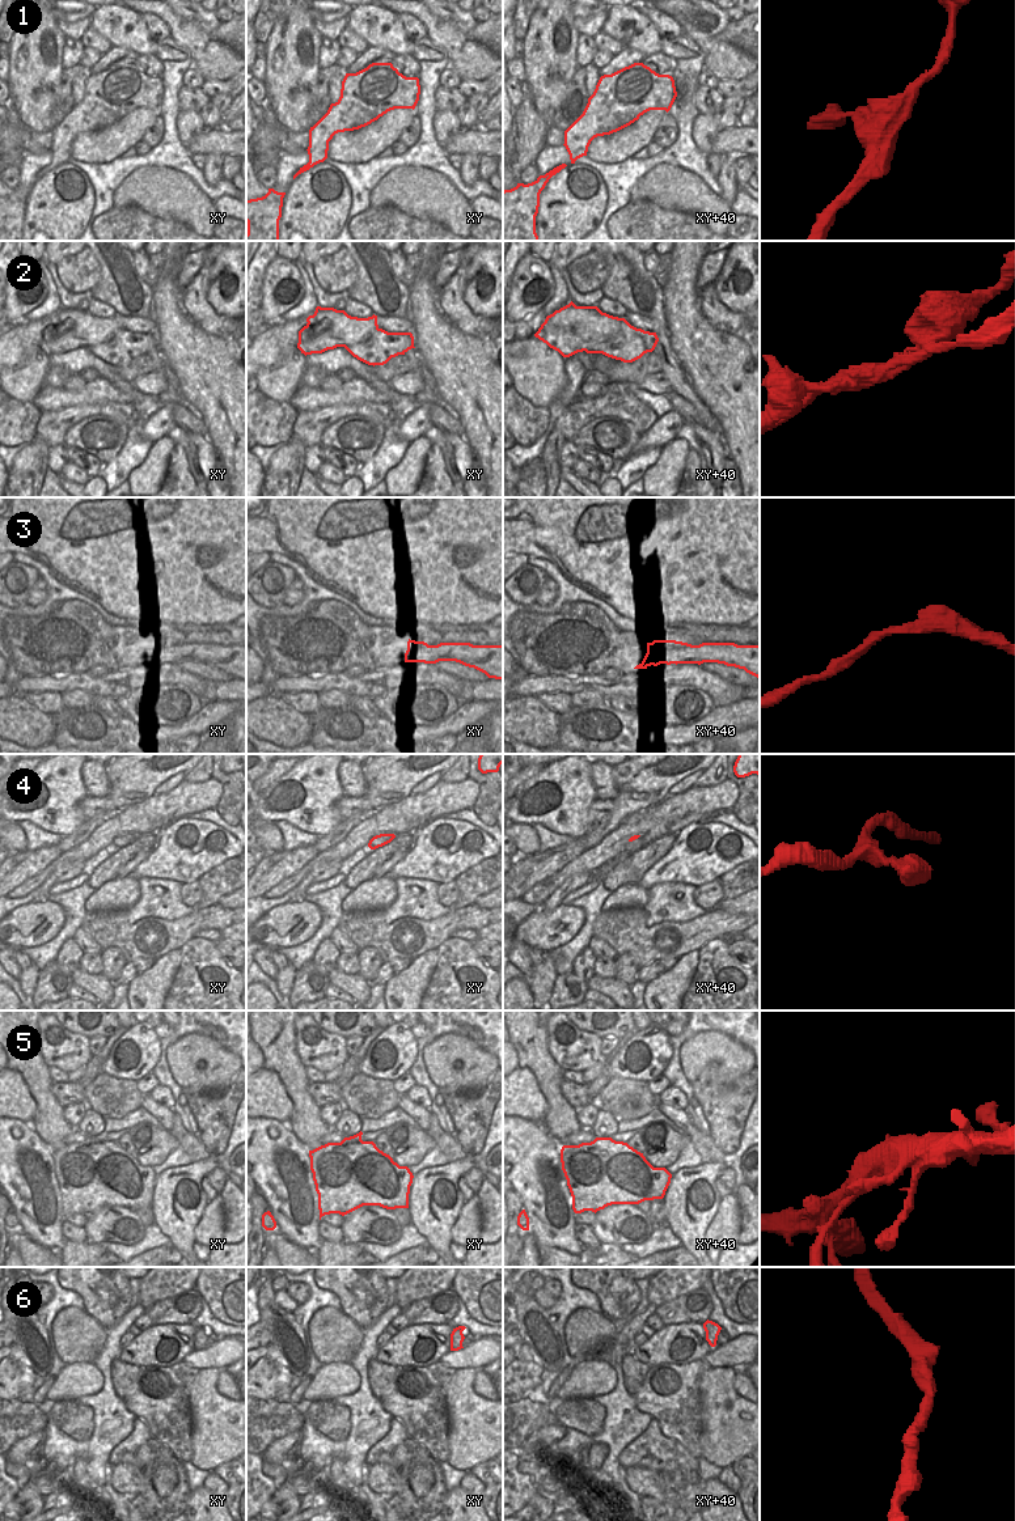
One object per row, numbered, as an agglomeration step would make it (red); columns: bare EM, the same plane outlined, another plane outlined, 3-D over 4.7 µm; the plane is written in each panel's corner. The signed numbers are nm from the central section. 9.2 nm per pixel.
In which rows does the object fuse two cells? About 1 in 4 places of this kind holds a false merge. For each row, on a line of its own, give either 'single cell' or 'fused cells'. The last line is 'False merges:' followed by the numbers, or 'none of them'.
1: single cell
2: fused cells
3: single cell
4: single cell
5: single cell
6: single cell
False merges: 2

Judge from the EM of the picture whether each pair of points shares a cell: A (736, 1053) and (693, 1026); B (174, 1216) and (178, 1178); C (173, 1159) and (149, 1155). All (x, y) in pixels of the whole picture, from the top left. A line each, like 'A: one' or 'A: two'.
A: two
B: one
C: two

